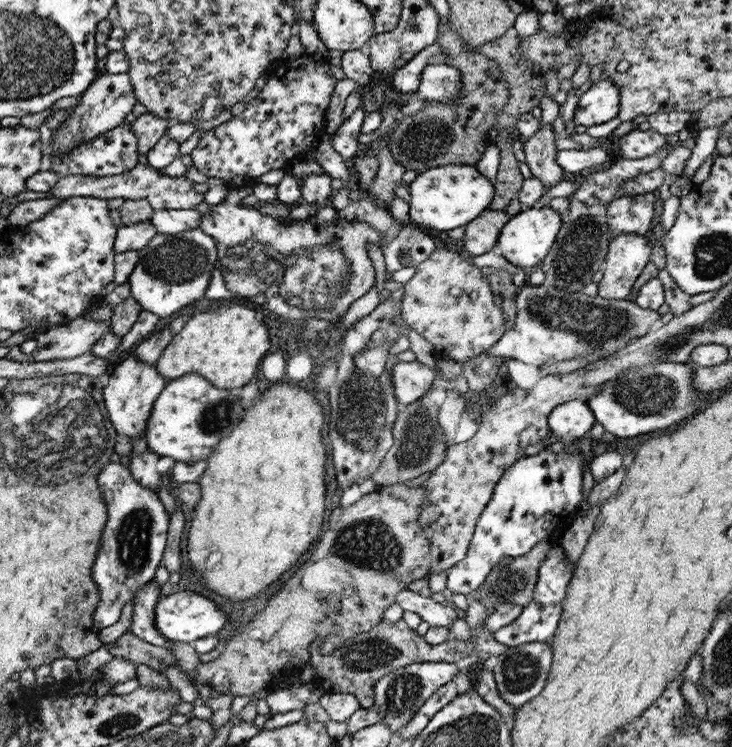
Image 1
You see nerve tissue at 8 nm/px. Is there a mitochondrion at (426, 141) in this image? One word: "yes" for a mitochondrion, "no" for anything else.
yes

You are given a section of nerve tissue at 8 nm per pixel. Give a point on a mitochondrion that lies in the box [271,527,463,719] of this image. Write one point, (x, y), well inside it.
(362, 655)

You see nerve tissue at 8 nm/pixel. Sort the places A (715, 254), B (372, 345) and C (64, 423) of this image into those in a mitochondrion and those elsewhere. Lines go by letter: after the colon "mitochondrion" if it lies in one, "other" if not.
A: mitochondrion
B: mitochondrion
C: mitochondrion

